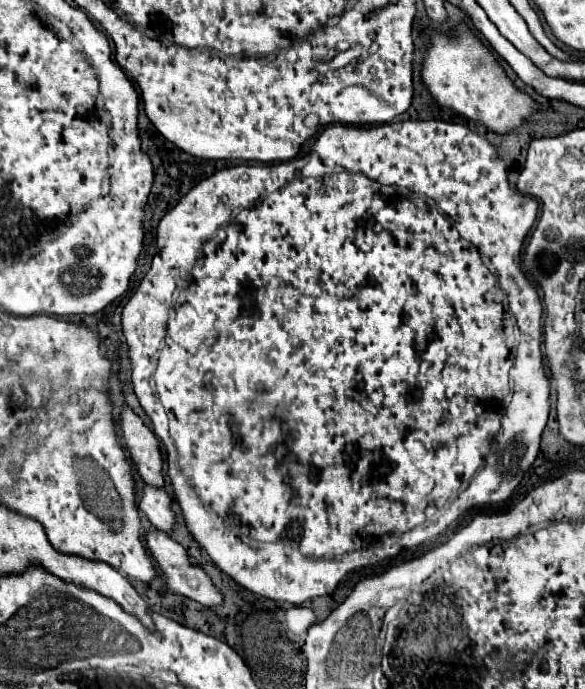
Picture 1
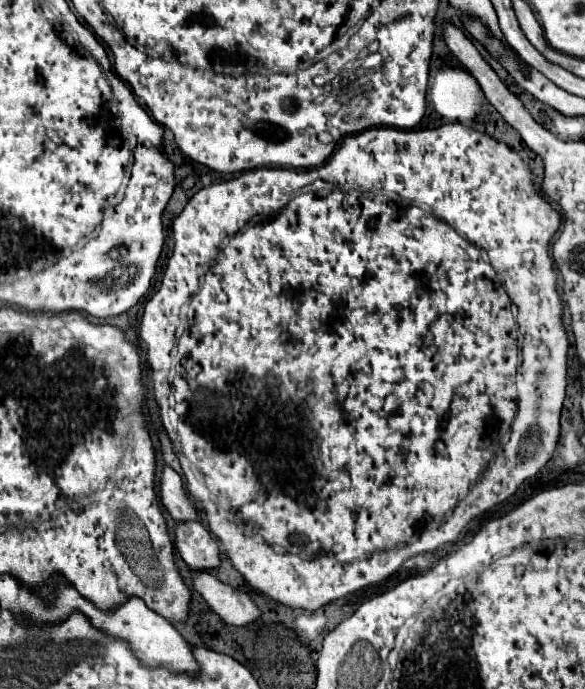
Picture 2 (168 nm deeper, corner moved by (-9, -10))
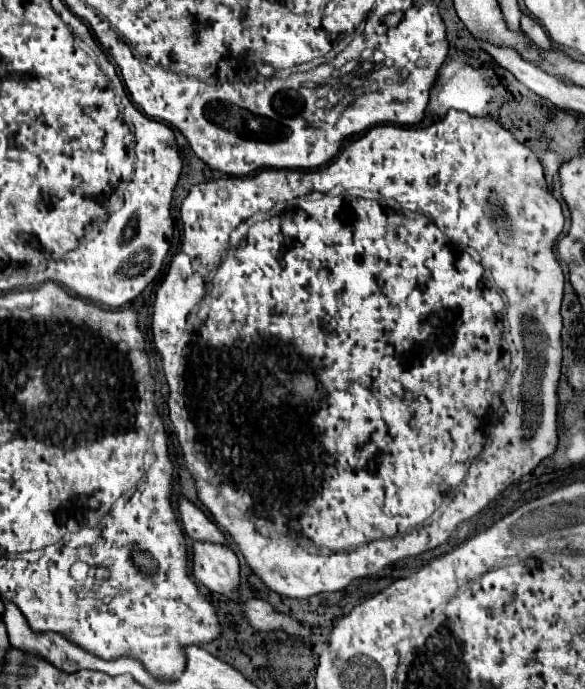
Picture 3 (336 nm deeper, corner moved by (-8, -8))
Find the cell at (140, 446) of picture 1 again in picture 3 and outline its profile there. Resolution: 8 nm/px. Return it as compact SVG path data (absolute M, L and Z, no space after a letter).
M186 497L178 499L178 511L180 511L180 521L190 539L200 539L200 541L216 541L216 543L226 543L226 537L218 531L218 527L204 515L202 509L198 509L192 501Z

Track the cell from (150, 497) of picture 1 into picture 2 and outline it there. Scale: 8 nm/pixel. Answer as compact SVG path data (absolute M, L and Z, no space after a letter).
M177 523L175 547L191 571L211 571L221 565L221 551L203 523Z

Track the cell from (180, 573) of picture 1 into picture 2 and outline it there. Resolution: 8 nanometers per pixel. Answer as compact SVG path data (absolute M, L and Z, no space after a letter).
M195 573L193 585L227 625L249 625L261 617L259 607L247 593L221 583L211 573Z

